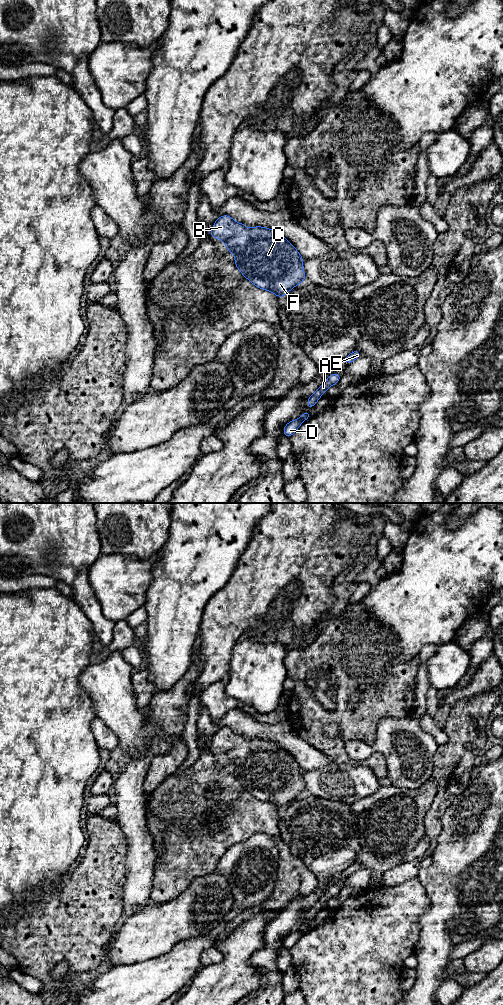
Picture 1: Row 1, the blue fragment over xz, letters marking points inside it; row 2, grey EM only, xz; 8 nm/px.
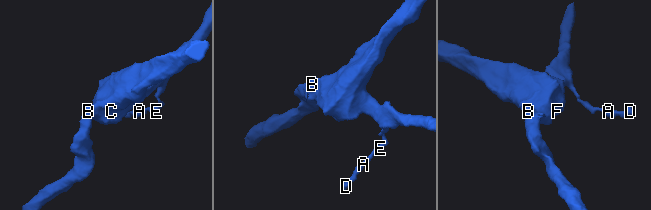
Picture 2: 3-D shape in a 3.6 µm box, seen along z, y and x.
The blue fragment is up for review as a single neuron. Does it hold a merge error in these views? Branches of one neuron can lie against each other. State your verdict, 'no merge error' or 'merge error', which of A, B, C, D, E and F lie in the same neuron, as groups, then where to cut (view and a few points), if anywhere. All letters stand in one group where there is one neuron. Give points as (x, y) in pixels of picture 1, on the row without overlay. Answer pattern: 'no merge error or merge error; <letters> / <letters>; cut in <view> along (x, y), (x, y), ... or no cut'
no merge error; A B C D E F; no cut

